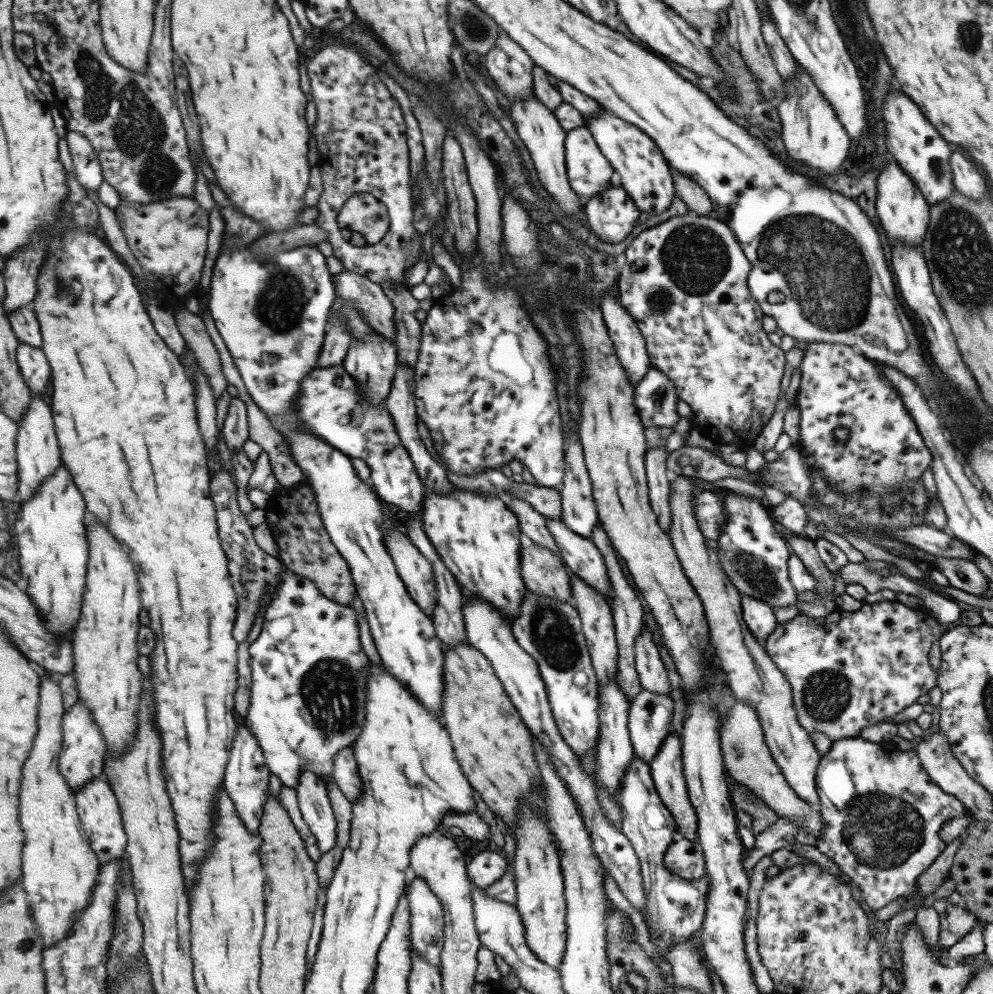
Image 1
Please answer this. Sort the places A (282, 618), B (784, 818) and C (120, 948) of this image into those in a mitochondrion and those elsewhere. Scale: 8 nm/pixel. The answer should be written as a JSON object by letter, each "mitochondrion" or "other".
{"A":"other","B":"other","C":"mitochondrion"}

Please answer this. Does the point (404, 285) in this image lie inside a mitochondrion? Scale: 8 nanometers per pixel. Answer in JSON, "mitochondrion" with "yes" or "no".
{"mitochondrion":"no"}

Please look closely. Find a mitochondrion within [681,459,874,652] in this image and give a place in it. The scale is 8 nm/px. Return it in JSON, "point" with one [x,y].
{"point":[760,573]}

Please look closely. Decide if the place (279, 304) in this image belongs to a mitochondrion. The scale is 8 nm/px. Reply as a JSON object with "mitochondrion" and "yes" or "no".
{"mitochondrion":"yes"}

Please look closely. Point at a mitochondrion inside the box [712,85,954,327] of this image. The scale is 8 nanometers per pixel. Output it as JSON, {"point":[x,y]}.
{"point":[937,166]}

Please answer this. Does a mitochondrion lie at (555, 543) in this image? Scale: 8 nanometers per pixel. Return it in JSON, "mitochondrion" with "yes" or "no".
{"mitochondrion":"no"}

